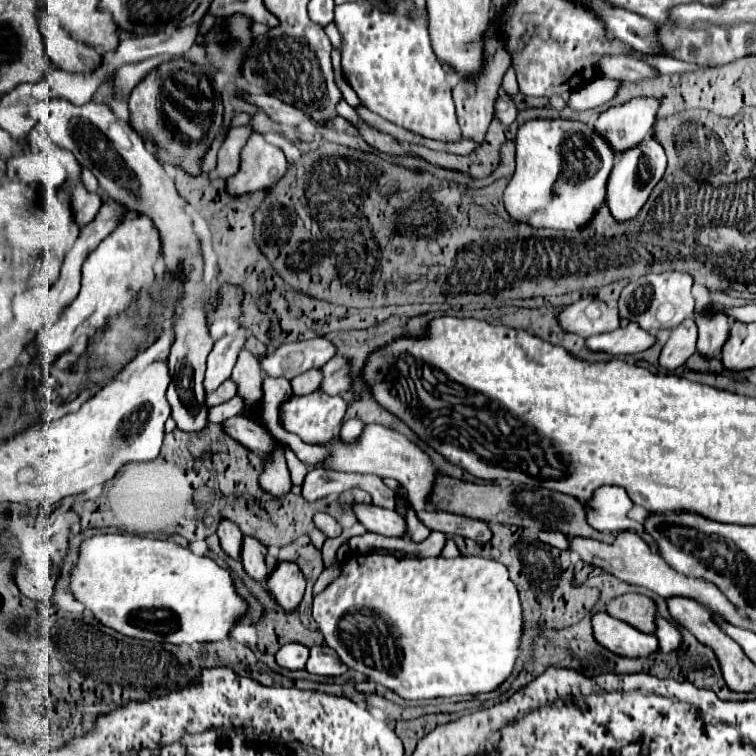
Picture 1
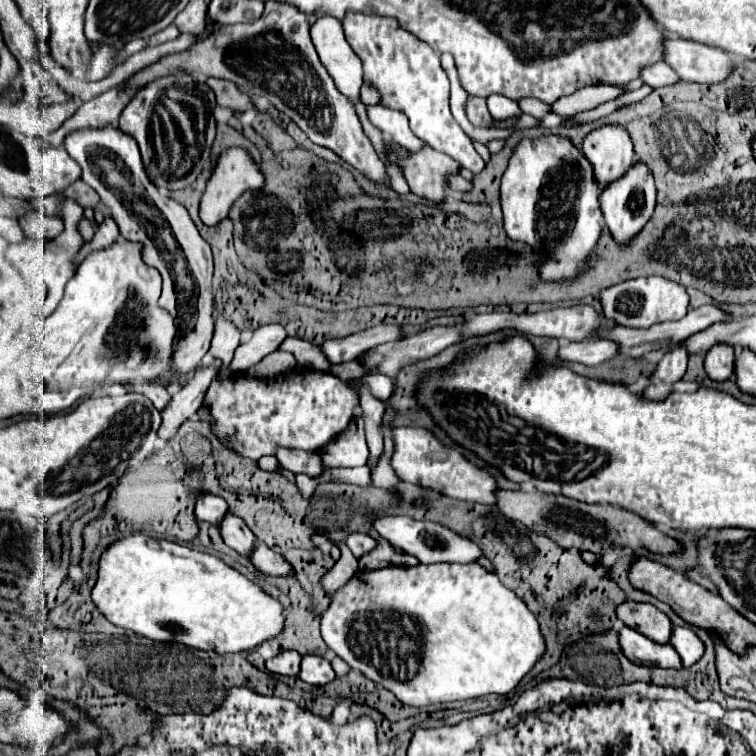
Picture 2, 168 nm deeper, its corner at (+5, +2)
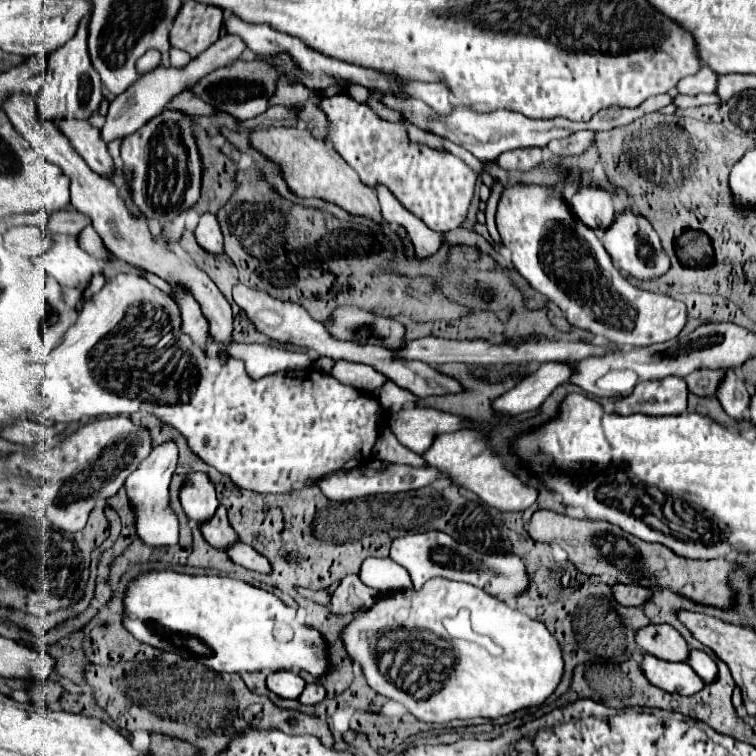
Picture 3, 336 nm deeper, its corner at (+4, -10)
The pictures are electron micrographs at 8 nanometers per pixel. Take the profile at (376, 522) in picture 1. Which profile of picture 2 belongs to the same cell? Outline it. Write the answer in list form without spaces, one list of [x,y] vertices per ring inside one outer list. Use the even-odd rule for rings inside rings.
[[[383,516],[373,522],[373,528],[379,532],[381,538],[389,540],[395,548],[405,550],[407,554],[419,558],[419,562],[475,562],[481,552],[471,540],[435,524],[435,522],[417,522],[409,516]]]

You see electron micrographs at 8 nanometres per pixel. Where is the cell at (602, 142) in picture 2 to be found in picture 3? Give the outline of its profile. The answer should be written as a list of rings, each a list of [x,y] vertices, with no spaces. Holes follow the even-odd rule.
[[[580,188],[580,192],[570,198],[570,208],[574,216],[594,232],[604,232],[614,222],[612,196],[608,196],[604,188]]]

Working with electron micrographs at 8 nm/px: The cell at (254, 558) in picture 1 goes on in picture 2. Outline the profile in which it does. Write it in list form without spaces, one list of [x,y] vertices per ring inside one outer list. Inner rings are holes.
[[[227,514],[223,518],[223,524],[219,526],[219,532],[223,536],[223,542],[233,548],[237,554],[249,558],[255,544],[257,544],[257,538],[255,534],[247,528],[247,524],[243,520],[239,520],[237,516],[231,516]]]

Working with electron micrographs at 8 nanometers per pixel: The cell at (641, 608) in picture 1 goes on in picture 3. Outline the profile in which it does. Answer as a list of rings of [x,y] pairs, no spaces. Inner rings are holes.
[[[650,624],[636,632],[636,644],[648,654],[668,660],[668,662],[686,662],[690,648],[678,630],[666,624]]]

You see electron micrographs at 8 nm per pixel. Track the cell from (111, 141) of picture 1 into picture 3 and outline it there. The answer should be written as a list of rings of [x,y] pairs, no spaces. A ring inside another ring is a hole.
[[[174,288],[174,292],[176,292],[180,312],[182,312],[184,332],[188,332],[192,336],[192,340],[196,340],[196,344],[206,348],[210,342],[208,340],[208,322],[204,320],[200,306],[194,300],[188,300],[188,296],[184,296],[184,292],[180,292],[180,288]]]

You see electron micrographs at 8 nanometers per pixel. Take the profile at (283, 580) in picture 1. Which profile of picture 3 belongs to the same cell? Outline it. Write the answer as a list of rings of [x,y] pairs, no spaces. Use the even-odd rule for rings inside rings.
[[[234,542],[232,546],[226,548],[226,554],[228,558],[234,562],[234,564],[240,564],[244,568],[250,568],[250,570],[256,570],[256,572],[270,572],[270,562],[256,554],[252,546],[244,544],[244,542]]]

